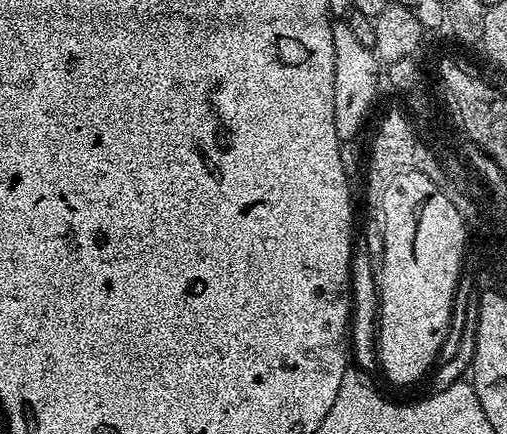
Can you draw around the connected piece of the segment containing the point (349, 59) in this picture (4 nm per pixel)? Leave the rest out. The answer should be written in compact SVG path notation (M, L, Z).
M346 22L332 25L334 38L334 130L342 142L352 140L360 132L372 103L376 100L376 82L378 82L378 57L373 49L358 42L358 34L350 30Z

